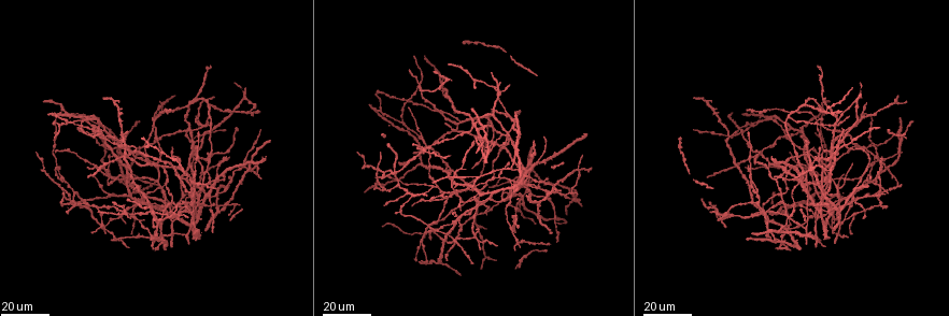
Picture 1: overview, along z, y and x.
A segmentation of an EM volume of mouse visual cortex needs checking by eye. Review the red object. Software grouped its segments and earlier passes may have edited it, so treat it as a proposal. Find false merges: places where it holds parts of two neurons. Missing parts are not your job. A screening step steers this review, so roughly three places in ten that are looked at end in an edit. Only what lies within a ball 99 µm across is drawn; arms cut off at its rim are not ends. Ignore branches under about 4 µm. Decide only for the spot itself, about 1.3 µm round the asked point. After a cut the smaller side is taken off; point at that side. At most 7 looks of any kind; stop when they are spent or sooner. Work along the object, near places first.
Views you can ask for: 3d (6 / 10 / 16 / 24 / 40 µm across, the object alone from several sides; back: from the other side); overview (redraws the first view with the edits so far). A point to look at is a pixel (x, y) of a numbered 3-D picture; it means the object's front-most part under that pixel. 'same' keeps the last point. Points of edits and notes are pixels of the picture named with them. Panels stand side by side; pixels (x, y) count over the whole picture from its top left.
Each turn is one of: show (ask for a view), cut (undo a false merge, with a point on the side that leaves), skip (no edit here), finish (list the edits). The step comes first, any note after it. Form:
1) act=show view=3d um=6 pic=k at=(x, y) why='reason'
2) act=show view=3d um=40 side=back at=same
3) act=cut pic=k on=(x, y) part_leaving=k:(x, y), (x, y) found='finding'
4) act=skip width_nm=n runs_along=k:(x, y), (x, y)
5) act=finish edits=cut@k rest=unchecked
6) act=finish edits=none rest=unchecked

act=show view=3d um=24 pic=1 at=(455, 194) why='a fork'

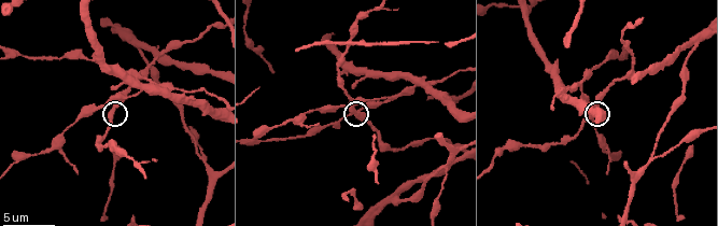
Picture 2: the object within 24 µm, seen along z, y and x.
act=show view=3d um=6 pic=2 at=(115, 110)

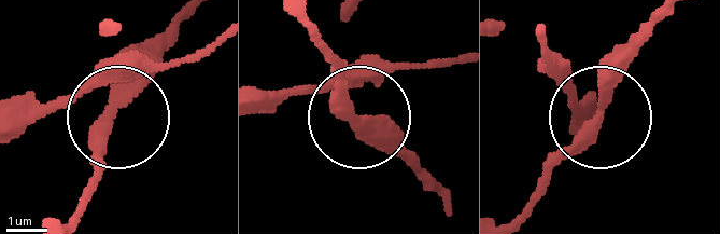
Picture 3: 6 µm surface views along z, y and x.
act=show view=3d um=6 side=back pic=3 at=(595, 119)

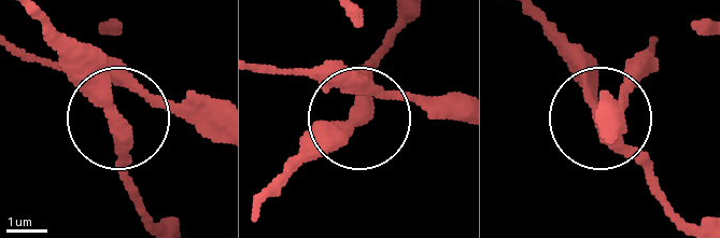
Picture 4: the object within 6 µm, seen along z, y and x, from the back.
act=skip width_nm=270 found='all the same neuron'

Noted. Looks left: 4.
act=show view=3d um=40 pic=1 at=(64, 182) why='branch point'

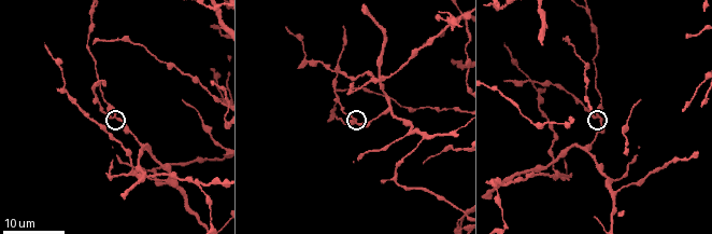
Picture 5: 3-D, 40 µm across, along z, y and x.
act=show view=3d um=10 pic=5 at=(355, 121) why='closer look'

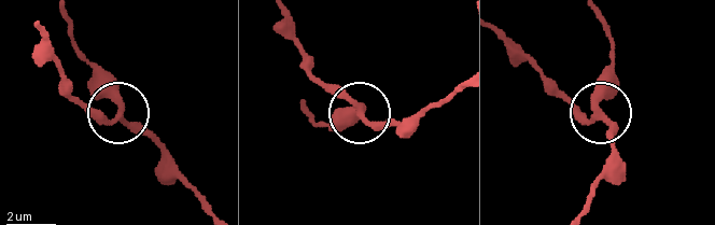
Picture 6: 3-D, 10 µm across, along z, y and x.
act=skip arms=3 runs_along=6:(62, 15), (117, 112), (101, 121), (66, 98) found='all the same neuron'

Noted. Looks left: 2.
act=show view=3d um=40 pic=1 at=(501, 178) why='three arms meet'

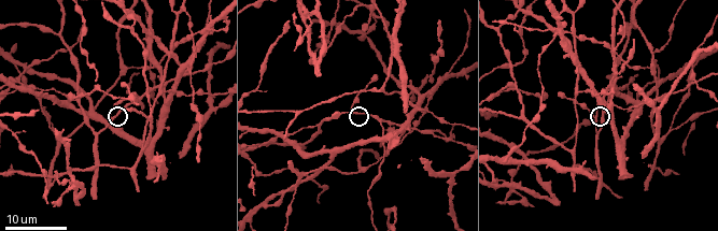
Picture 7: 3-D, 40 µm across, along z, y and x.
act=show view=3d um=10 pic=7 at=(112, 117)

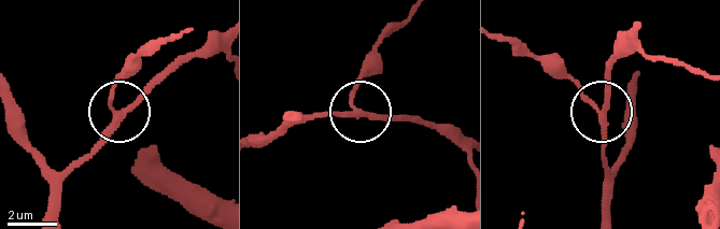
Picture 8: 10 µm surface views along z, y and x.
act=skip width_nm=210 runs_along=8:(22, 138), (71, 168), (114, 118), (108, 94), (127, 59) found='one neuron here'

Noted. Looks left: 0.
act=finish edits=none rest=unchecked

